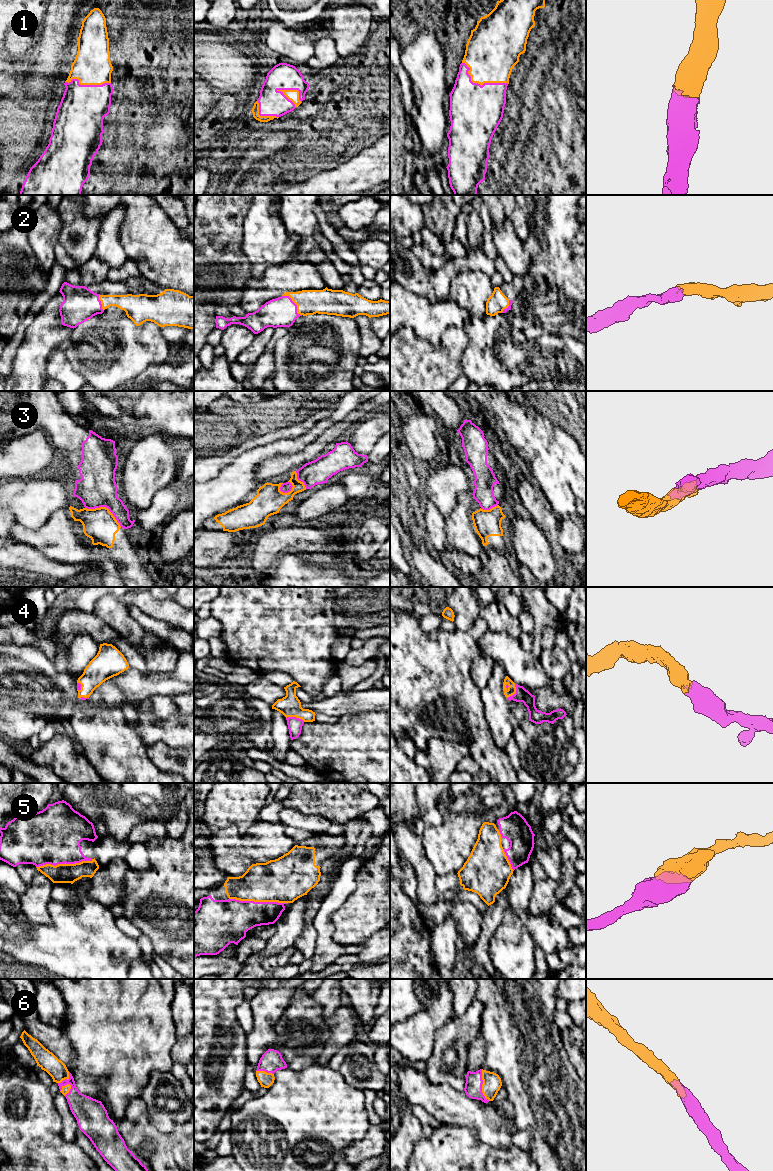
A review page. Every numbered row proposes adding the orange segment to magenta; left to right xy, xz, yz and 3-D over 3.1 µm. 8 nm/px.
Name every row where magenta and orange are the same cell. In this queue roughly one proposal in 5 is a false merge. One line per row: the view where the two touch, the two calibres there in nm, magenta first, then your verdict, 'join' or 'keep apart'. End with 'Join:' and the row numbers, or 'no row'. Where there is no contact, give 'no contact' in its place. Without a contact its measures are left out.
1: meets magenta in yz; 420 nm thick on the magenta side, 400 nm on the other; join
2: meets magenta in xz; 240 nm thick on the magenta side, 200 nm on the other; join
3: meets magenta in xy; 300 nm thick on the magenta side, 260 nm on the other; keep apart
4: meets magenta in xz; 110 nm thick on the magenta side, 180 nm on the other; join
5: meets magenta in xz; 320 nm thick on the magenta side, 340 nm on the other; join
6: meets magenta in yz; 140 nm thick on the magenta side, 150 nm on the other; join
Join: 1, 2, 4, 5, 6

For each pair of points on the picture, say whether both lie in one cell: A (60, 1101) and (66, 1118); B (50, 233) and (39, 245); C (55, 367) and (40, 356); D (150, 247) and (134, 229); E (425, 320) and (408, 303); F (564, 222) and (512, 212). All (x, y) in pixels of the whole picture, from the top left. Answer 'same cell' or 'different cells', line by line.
A: same cell
B: same cell
C: different cells
D: same cell
E: same cell
F: different cells

